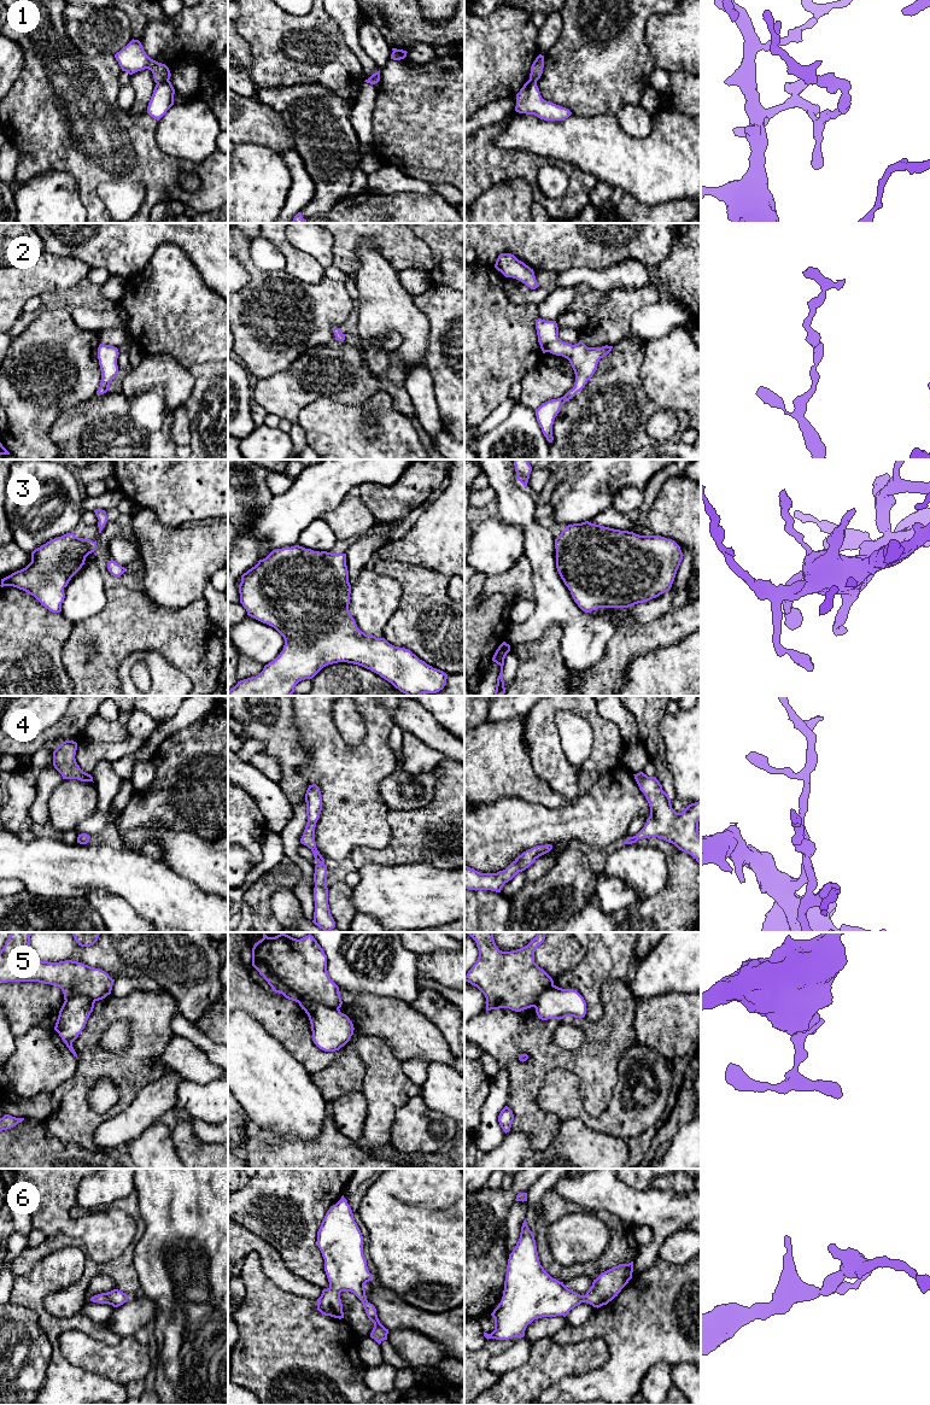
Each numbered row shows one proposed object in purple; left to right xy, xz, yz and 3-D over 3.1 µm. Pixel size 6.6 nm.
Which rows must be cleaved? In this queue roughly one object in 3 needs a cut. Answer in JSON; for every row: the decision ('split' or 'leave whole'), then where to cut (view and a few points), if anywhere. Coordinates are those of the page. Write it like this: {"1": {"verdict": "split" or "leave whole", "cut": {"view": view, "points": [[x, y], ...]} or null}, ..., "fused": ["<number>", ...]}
{"1": {"verdict": "split", "cut": {"view": "xy", "points": [[168, 78], [157, 83]]}}, "2": {"verdict": "leave whole", "cut": null}, "3": {"verdict": "leave whole", "cut": null}, "4": {"verdict": "leave whole", "cut": null}, "5": {"verdict": "split", "cut": {"view": "xz", "points": [[304, 1008], [309, 1004], [322, 1004], [338, 1010]]}}, "6": {"verdict": "leave whole", "cut": null}, "fused": ["1", "5"]}

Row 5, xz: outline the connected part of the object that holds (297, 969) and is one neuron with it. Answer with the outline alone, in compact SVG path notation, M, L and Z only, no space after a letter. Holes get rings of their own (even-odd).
M263 932L263 938L255 943L252 948L252 966L268 982L273 991L282 994L288 1000L298 1002L302 1009L305 1009L309 1003L320 1003L337 1009L339 1009L343 1005L339 987L328 976L327 955L310 933L300 939L297 939L285 932L281 932L275 937L268 937Z

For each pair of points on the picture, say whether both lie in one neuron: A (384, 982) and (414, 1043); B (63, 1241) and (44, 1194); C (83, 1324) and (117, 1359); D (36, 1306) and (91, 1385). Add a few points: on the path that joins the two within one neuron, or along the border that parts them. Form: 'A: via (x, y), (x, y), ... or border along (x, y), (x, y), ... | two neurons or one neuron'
A: border along (363, 993), (396, 997), (409, 1004) | two neurons
B: border along (47, 1237), (65, 1233), (80, 1239), (85, 1245) | two neurons
C: border along (74, 1330), (105, 1344), (122, 1339) | two neurons
D: via (53, 1328), (56, 1358), (69, 1373) | one neuron

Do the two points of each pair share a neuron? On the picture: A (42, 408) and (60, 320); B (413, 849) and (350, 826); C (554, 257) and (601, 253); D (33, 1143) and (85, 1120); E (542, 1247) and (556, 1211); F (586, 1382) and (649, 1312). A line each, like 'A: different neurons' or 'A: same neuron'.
A: same neuron
B: different neurons
C: same neuron
D: different neurons
E: same neuron
F: same neuron

